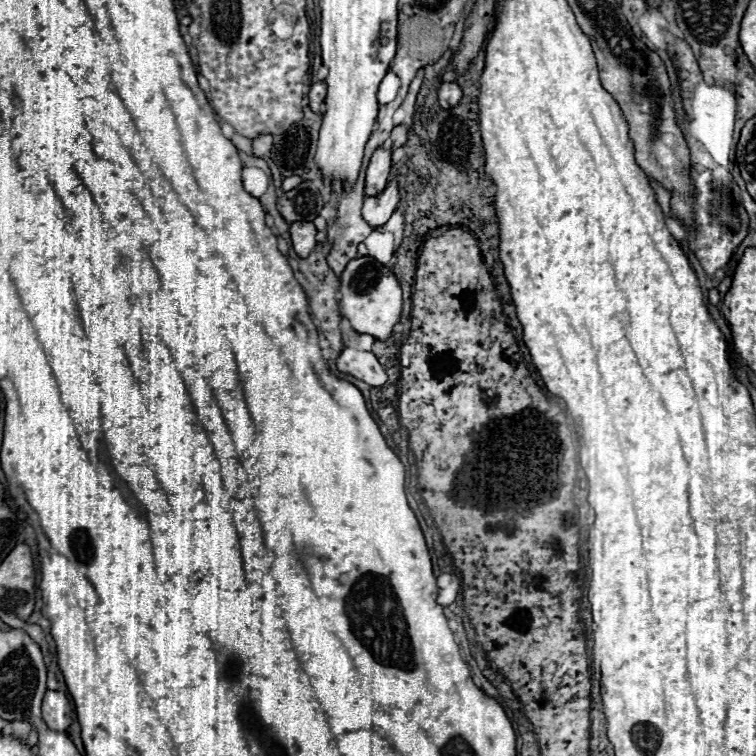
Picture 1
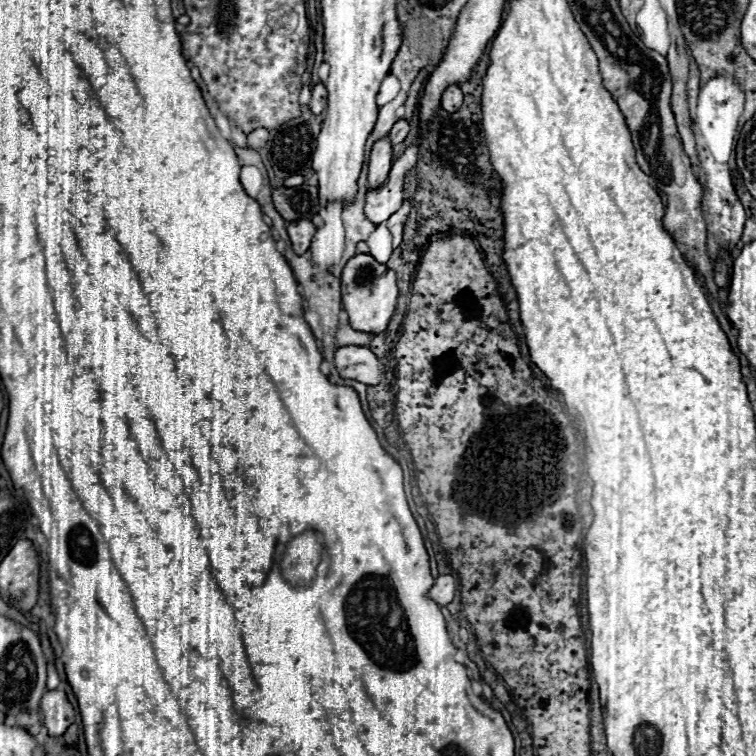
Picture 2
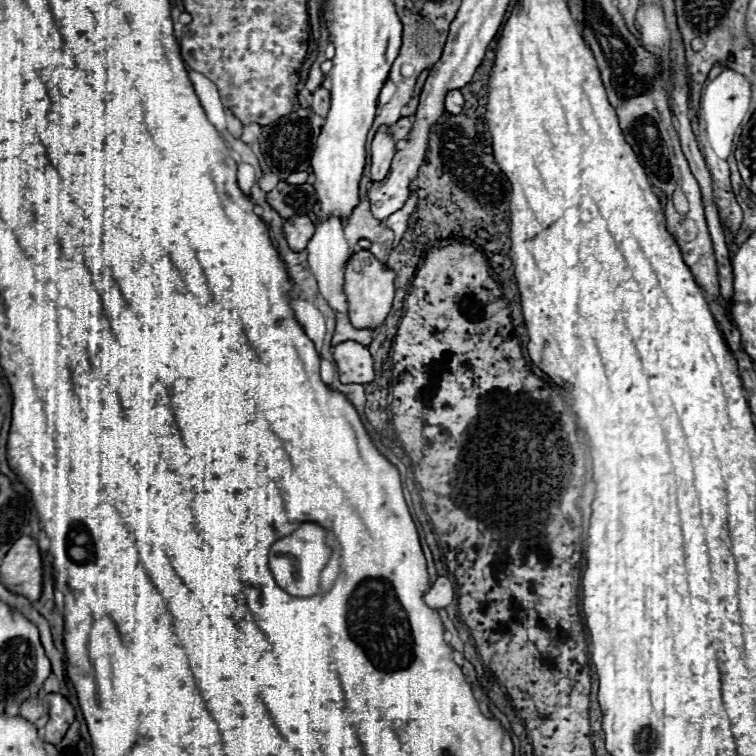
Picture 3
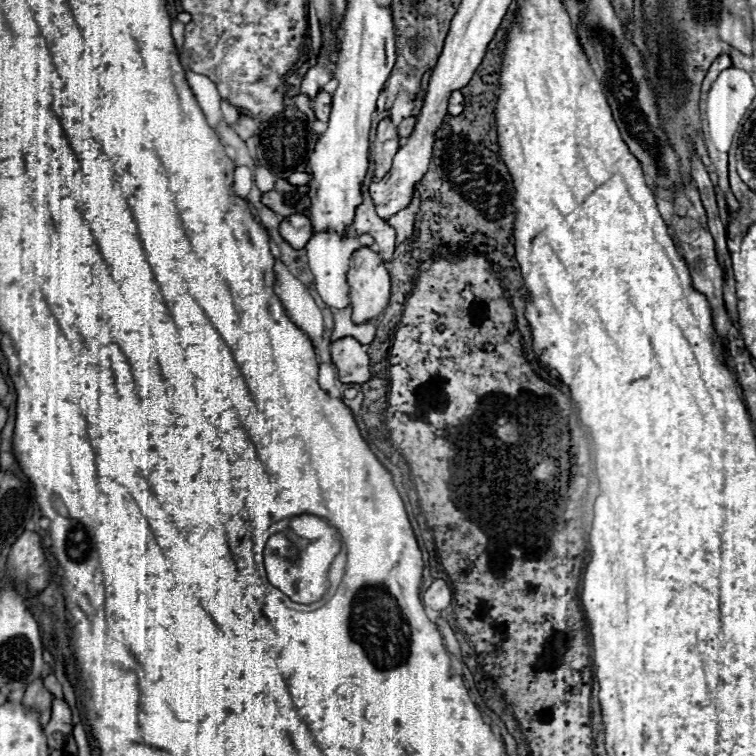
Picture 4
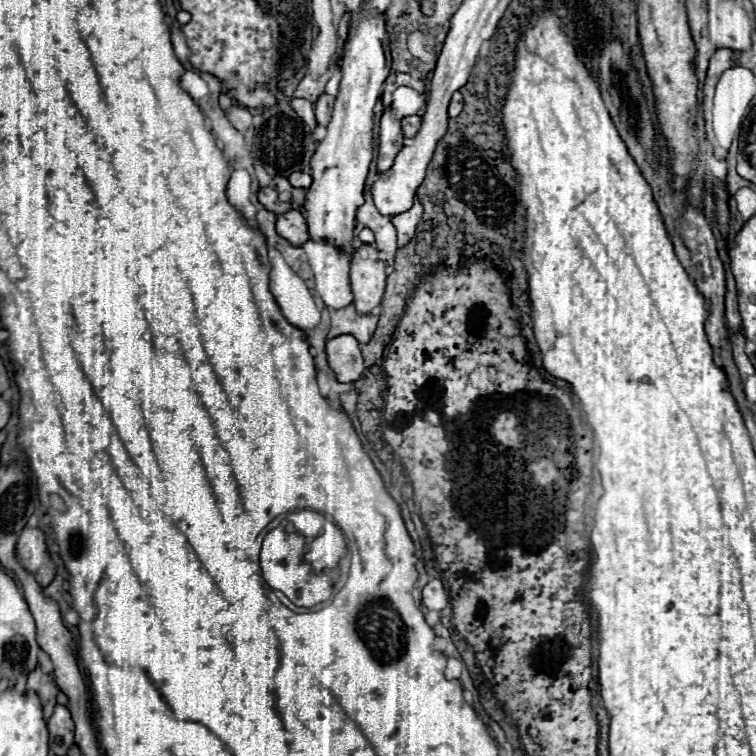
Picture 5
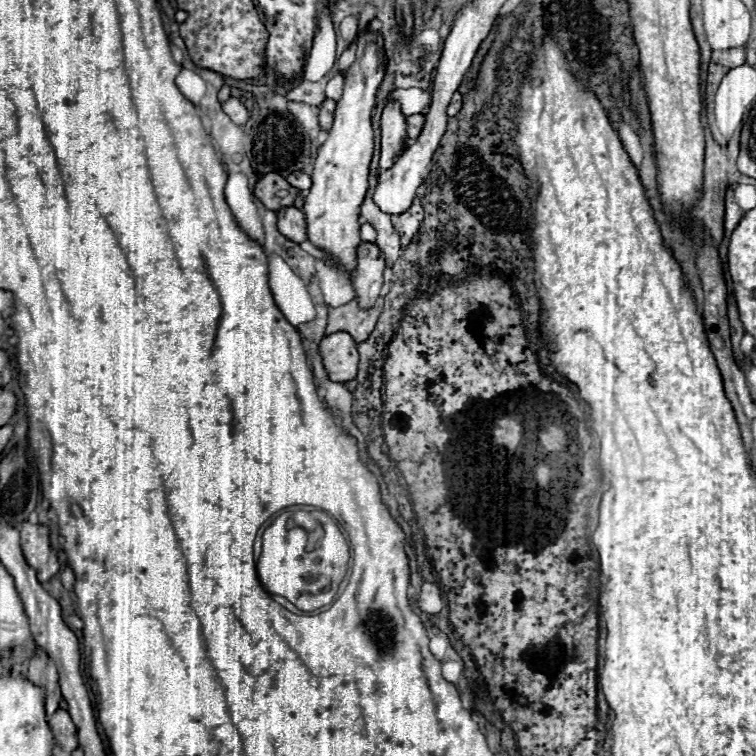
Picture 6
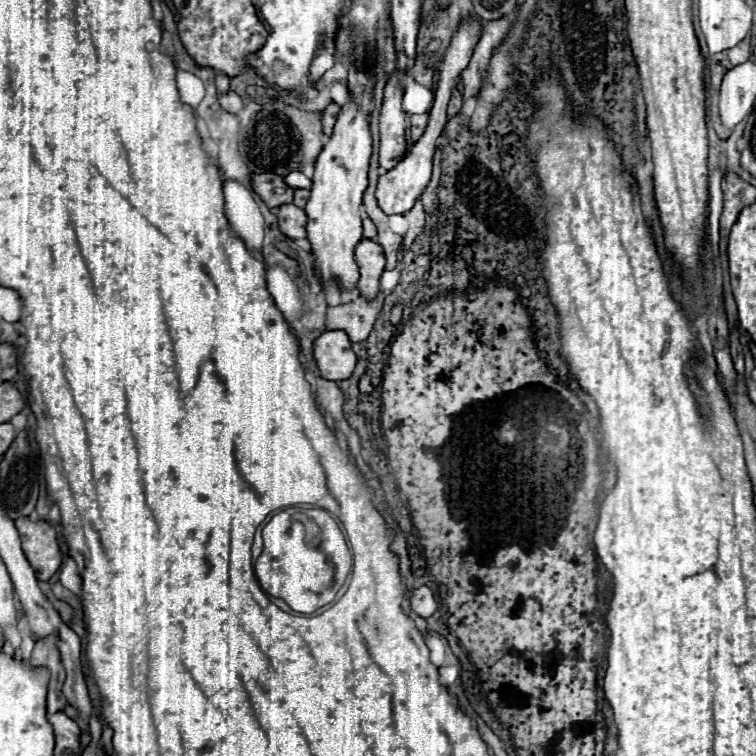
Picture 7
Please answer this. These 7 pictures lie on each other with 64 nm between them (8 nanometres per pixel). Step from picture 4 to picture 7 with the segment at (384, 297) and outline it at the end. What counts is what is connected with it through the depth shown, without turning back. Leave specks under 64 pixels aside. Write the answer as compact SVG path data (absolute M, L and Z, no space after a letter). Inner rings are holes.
M362 240L356 246L356 262L360 268L360 280L356 288L360 290L360 296L364 300L374 300L380 292L380 276L386 266L386 256L382 252L382 246L374 240Z

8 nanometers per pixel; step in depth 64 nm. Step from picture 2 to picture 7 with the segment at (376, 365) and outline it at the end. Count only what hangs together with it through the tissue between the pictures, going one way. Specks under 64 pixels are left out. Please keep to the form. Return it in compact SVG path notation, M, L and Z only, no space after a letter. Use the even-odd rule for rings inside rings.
M344 330L324 332L314 342L314 358L322 378L326 380L346 380L352 376L356 366L356 354Z

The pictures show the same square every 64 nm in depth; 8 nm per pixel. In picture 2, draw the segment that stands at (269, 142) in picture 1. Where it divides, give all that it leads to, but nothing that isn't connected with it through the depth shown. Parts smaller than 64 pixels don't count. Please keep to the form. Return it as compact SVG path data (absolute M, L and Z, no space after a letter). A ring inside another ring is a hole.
M258 128L258 130L254 130L252 134L248 134L248 146L252 148L252 150L258 150L258 148L264 148L266 146L266 142L268 142L268 130L266 128Z

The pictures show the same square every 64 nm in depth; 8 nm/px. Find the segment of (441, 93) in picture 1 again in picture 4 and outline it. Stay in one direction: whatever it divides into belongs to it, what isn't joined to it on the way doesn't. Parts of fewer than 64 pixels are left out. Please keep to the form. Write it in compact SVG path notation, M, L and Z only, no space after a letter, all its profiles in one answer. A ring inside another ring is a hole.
M456 90L456 92L452 92L450 94L450 100L448 100L448 114L450 116L458 116L460 112L462 112L462 102L464 102L464 98L462 98L462 94Z

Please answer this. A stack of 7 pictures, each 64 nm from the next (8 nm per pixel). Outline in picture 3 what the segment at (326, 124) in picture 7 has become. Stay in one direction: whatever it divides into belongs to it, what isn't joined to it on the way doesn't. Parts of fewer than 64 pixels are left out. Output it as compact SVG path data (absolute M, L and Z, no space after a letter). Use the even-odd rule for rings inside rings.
M318 86L312 96L314 96L314 100L312 100L312 106L310 106L310 108L312 108L318 116L326 116L326 114L328 114L328 108L330 108L330 92L328 92L326 88Z

